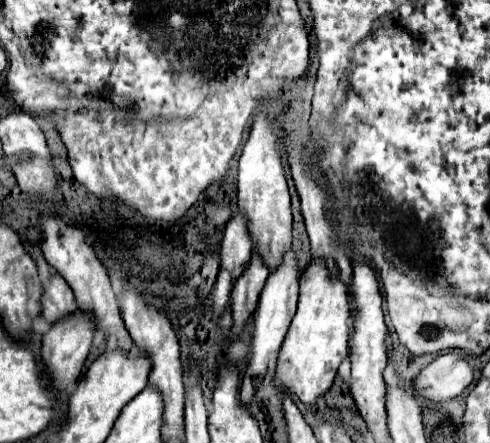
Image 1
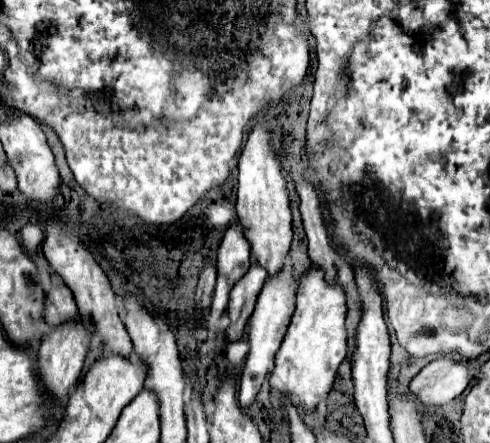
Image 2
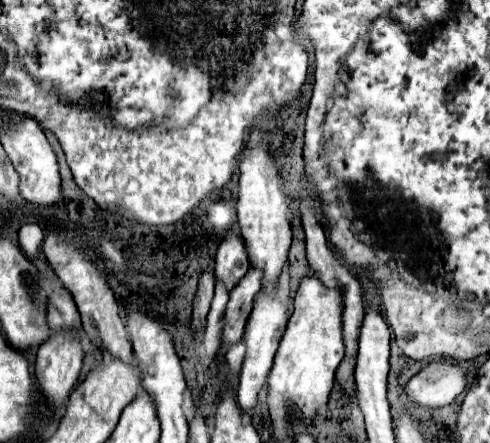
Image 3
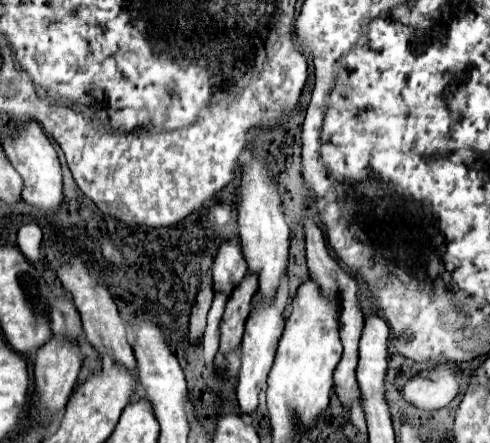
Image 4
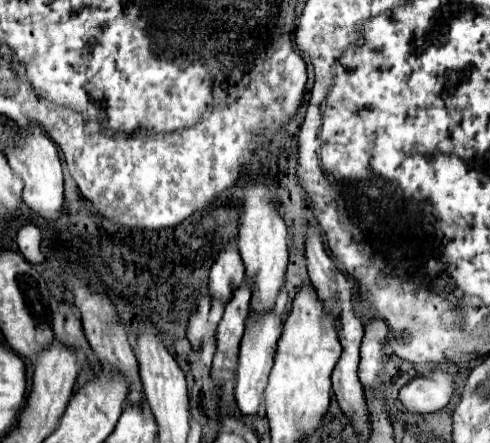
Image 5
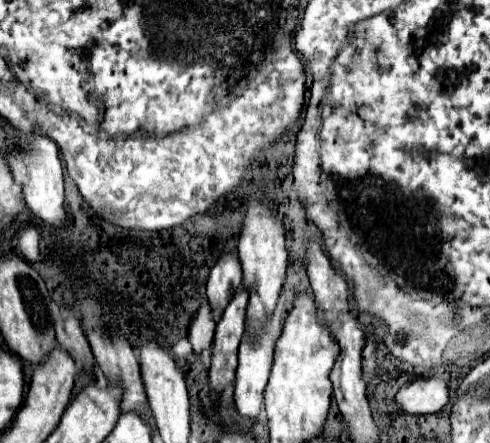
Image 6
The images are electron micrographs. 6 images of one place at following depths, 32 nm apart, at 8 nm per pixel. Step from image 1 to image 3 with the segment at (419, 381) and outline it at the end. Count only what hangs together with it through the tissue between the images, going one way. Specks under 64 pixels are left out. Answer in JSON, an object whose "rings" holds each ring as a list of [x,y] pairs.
{"rings":[[[440,358],[422,368],[408,384],[406,394],[420,406],[440,408],[466,388],[466,368],[450,358]]]}

